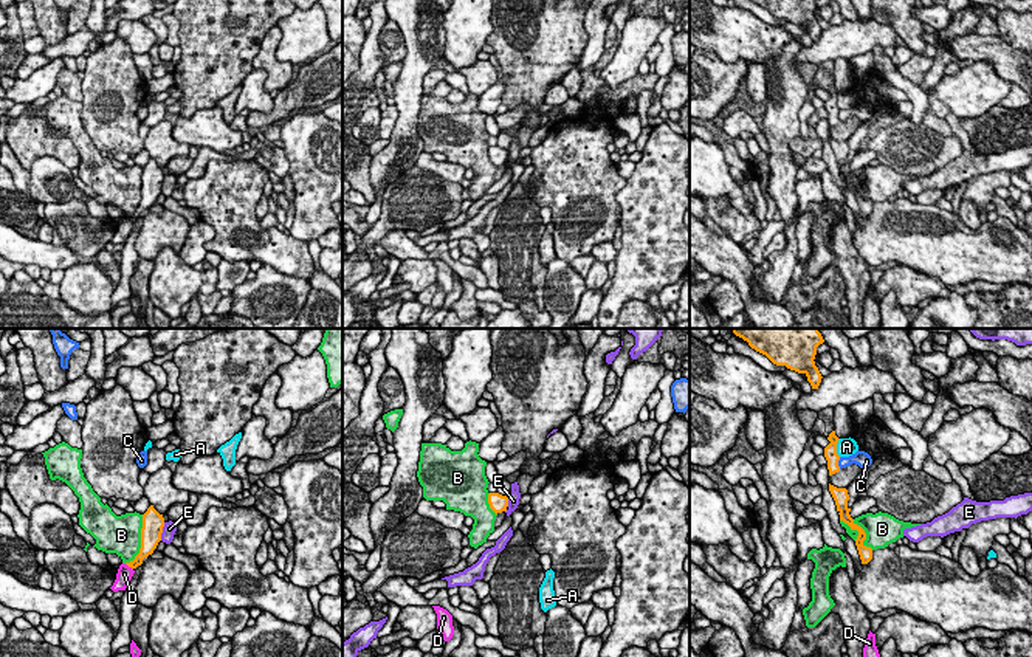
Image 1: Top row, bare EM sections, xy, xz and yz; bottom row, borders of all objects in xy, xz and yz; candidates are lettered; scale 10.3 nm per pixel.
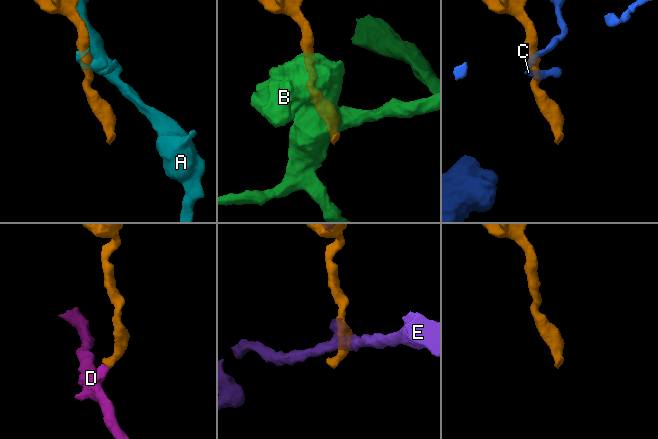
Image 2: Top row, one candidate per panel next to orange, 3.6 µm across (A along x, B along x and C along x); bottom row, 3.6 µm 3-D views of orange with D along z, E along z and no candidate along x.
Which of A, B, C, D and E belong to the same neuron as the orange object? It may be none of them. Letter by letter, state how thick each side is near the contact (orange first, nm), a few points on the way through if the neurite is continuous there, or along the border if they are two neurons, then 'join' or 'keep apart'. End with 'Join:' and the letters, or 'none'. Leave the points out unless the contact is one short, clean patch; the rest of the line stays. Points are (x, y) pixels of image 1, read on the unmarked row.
A: calibres 140 and 190 nm; border yz (840, 92), (837, 96), (839, 109); keep apart
B: calibres 220 and 400 nm; keep apart
C: calibres 140 and 160 nm; border yz (840, 110), (839, 121); keep apart
D: calibres 130 and 160 nm; border xy (126, 216), (132, 222); keep apart
E: calibres 220 and 140 nm; border xy (165, 175), (160, 192); keep apart
Join: none

